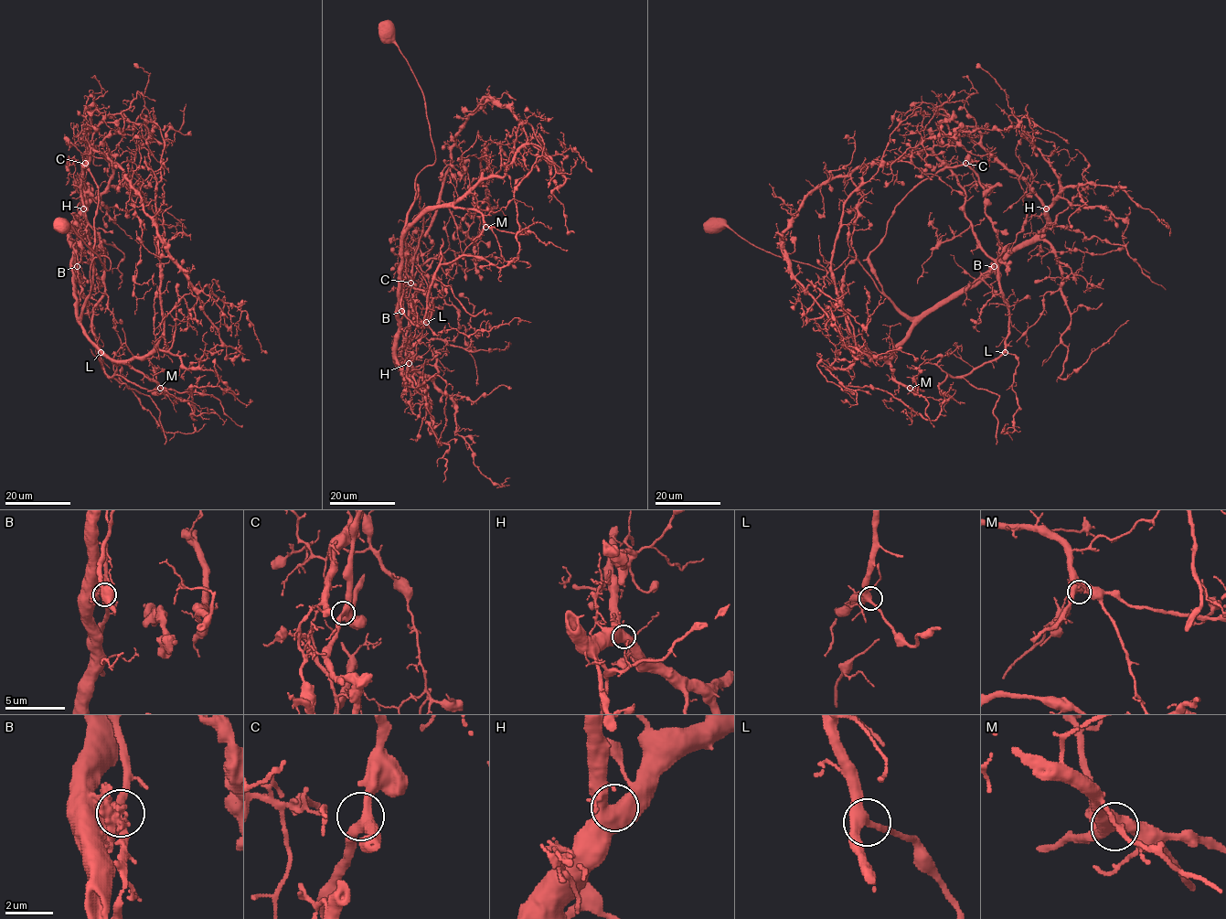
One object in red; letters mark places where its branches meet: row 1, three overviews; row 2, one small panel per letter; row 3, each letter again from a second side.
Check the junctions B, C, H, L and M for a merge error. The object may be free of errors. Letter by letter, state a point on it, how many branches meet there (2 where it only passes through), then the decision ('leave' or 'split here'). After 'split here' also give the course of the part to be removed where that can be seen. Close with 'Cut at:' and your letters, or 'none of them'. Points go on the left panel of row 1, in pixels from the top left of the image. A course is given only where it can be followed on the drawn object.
B: at (77, 266); 3 branches meet; split here; foreign part runs (77, 266), (95, 304), (94, 149), (228, 357), (249, 360)
C: at (85, 163); 3 branches meet; leave
H: at (83, 208); 3 branches meet; leave
L: at (101, 352); 3 branches meet; leave
M: at (160, 388); 3 branches meet; leave
Cut at: B

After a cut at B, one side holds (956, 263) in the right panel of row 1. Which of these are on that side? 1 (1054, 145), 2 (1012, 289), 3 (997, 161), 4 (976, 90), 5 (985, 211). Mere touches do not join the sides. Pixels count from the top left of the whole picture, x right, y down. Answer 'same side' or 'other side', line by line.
1: other side
2: same side
3: other side
4: other side
5: other side

